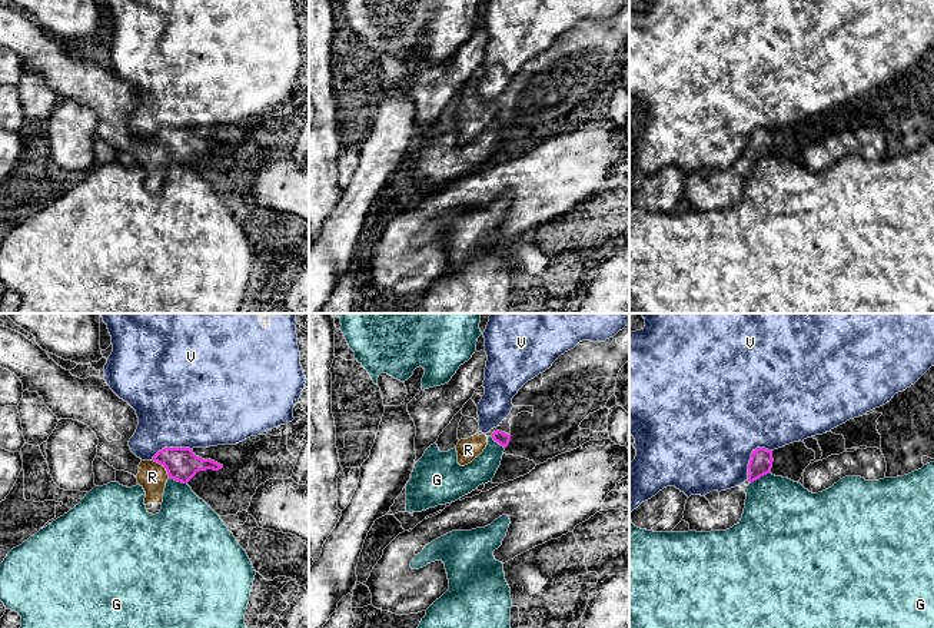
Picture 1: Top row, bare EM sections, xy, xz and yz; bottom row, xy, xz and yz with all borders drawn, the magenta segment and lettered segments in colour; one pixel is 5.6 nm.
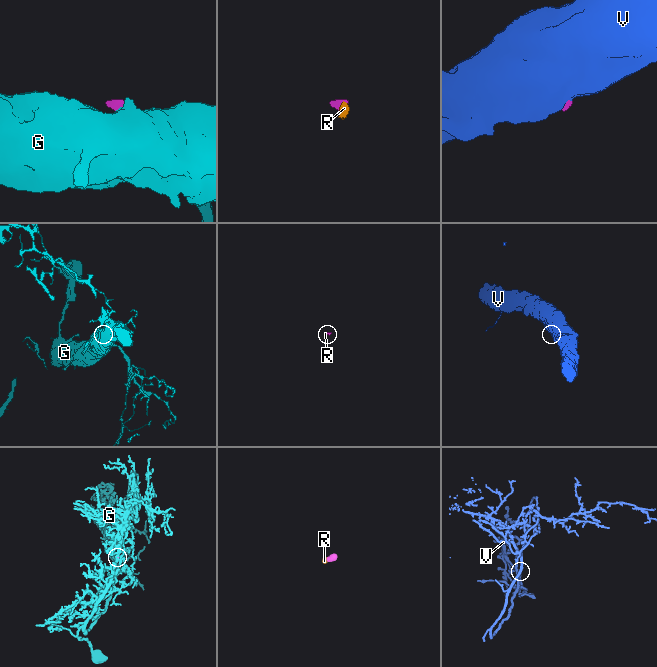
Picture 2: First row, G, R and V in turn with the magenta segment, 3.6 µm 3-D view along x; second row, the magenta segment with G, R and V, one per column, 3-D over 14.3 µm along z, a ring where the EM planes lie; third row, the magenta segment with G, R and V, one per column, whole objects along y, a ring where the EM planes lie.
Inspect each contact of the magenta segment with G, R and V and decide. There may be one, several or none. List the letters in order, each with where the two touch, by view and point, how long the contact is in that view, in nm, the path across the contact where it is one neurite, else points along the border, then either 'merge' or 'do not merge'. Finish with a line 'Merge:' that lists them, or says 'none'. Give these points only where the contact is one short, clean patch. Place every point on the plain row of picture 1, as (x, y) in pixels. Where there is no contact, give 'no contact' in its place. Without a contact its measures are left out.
G: yz (760, 156) | 140 nm | along yz (770, 150), (750, 163) | do not merge
R: xy (163, 145) | 140 nm | across xy (182, 143), (163, 145), (152, 156) | merge
V: yz (751, 136) | 220 nm | along yz (771, 129), (757, 128), (751, 133), (747, 158) | do not merge
Merge: R

